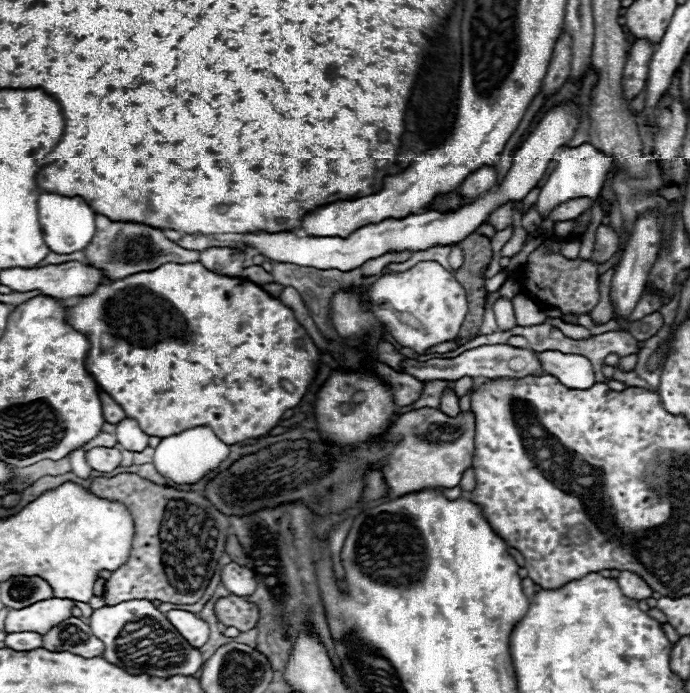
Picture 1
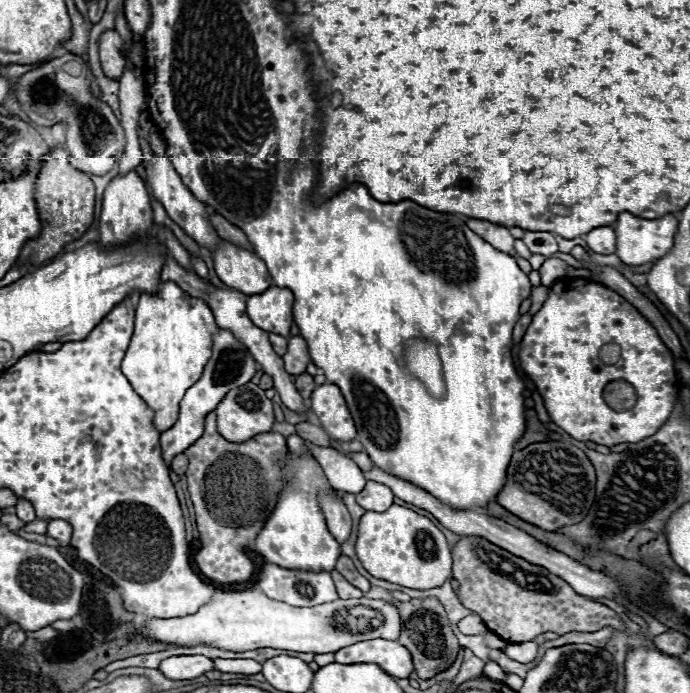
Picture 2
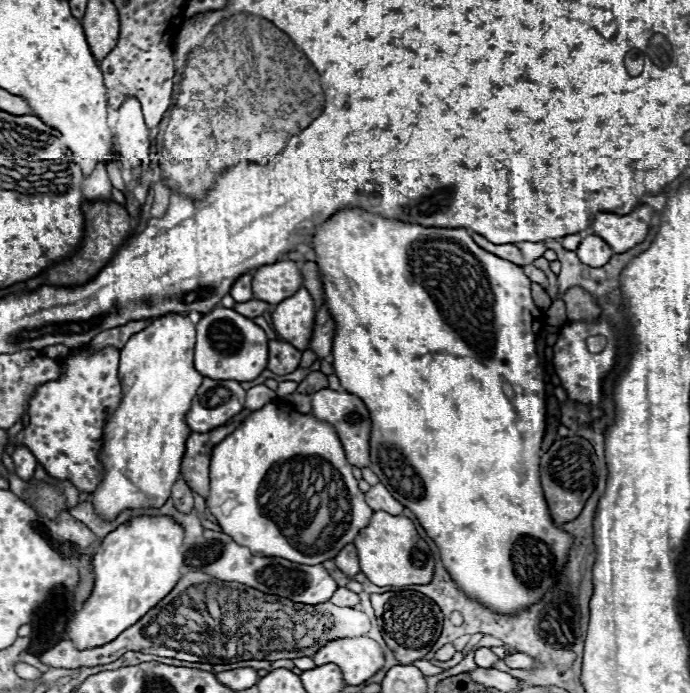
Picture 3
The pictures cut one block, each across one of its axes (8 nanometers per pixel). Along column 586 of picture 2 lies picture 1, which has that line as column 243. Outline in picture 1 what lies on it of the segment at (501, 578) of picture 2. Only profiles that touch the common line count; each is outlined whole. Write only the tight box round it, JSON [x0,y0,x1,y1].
[216,594,258,632]

